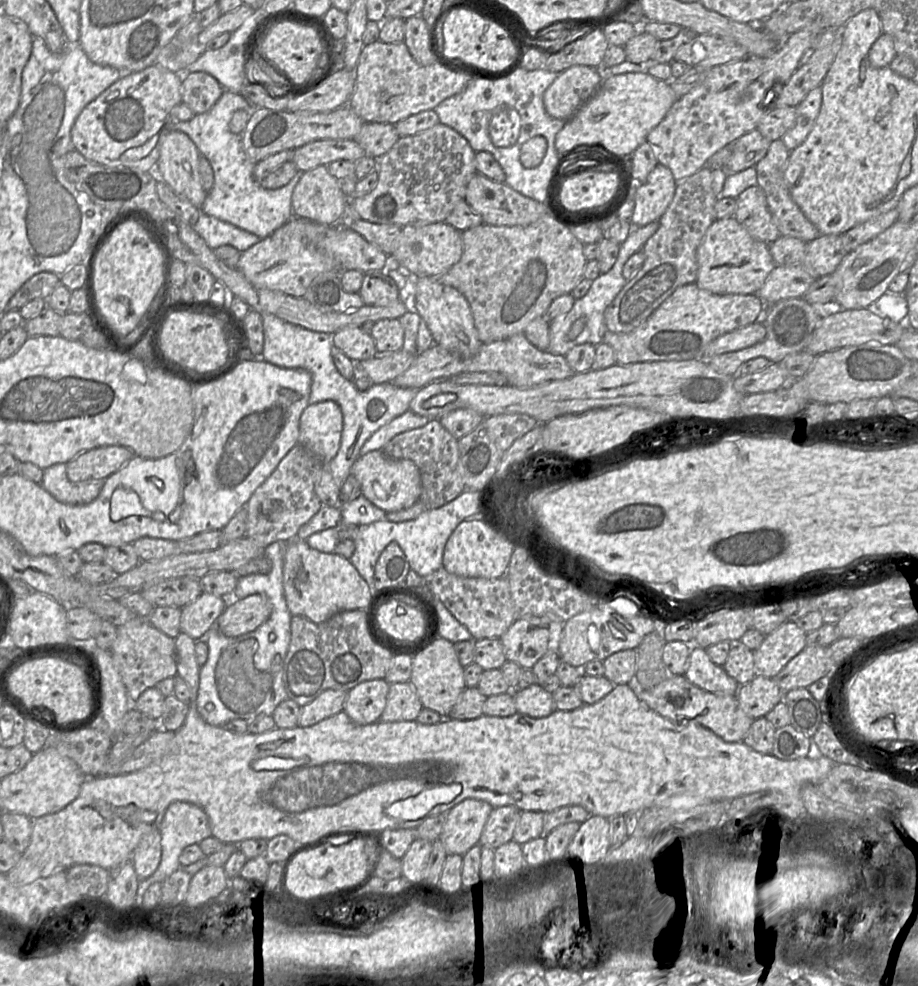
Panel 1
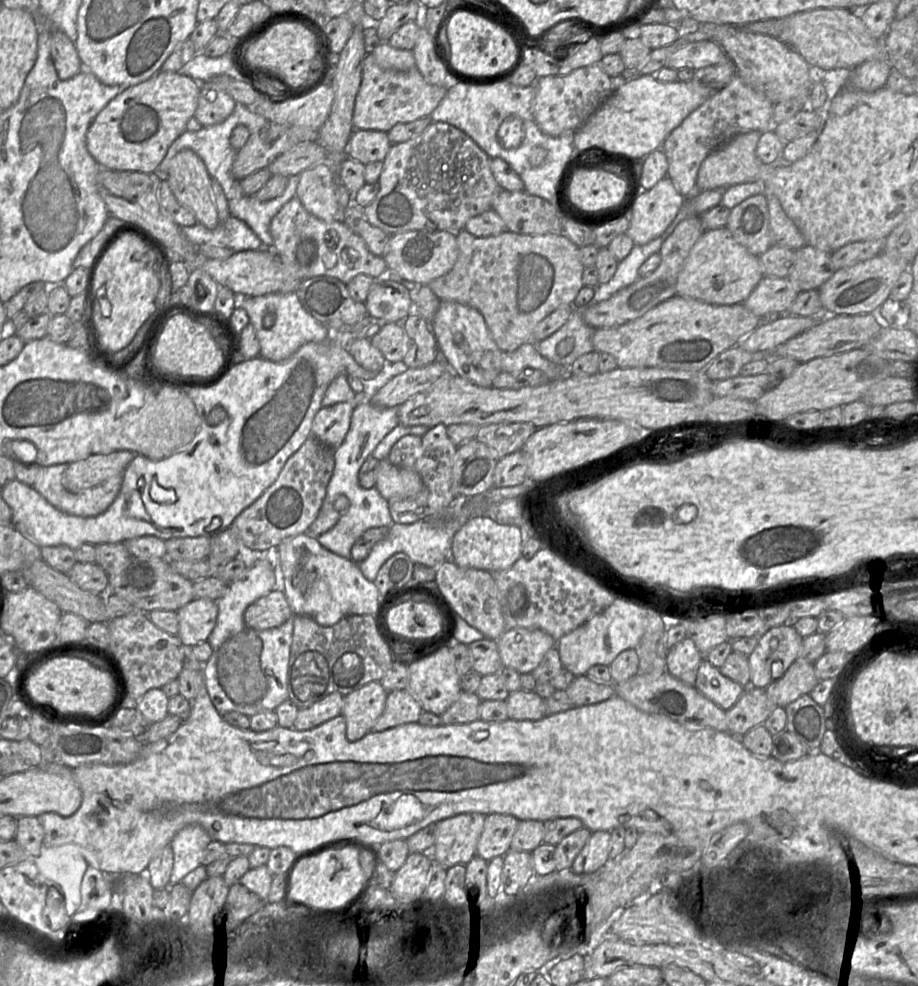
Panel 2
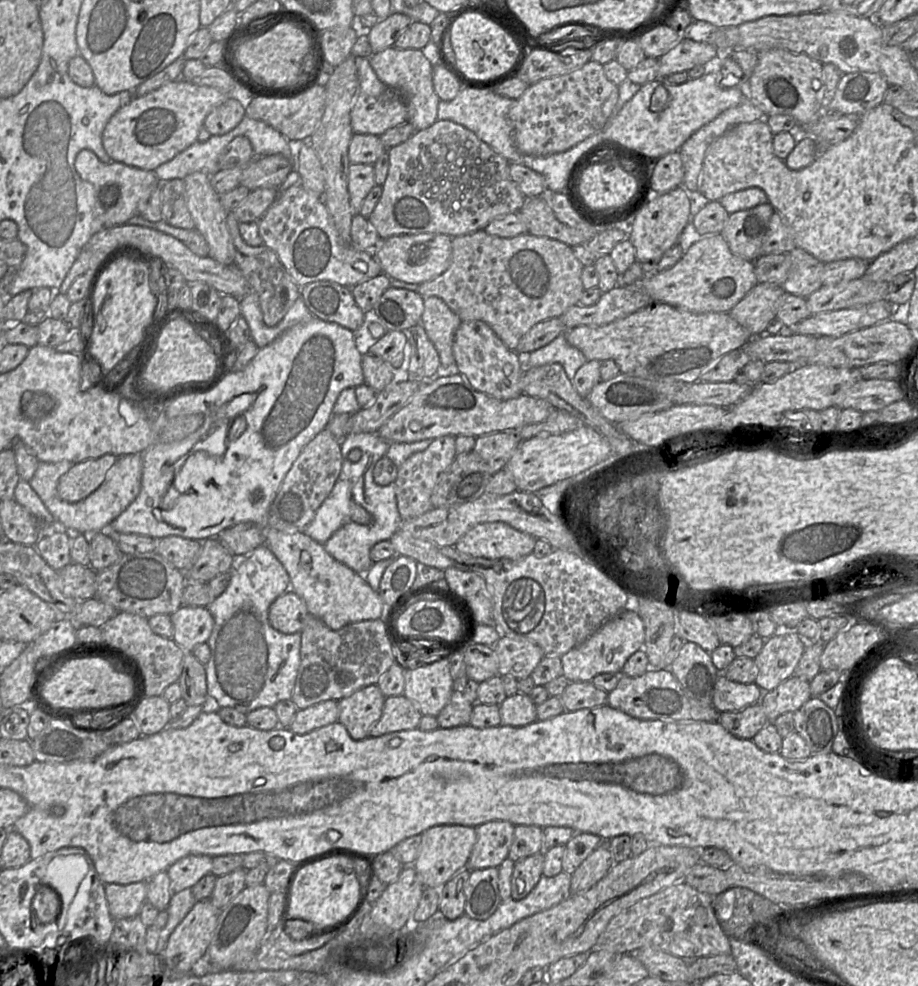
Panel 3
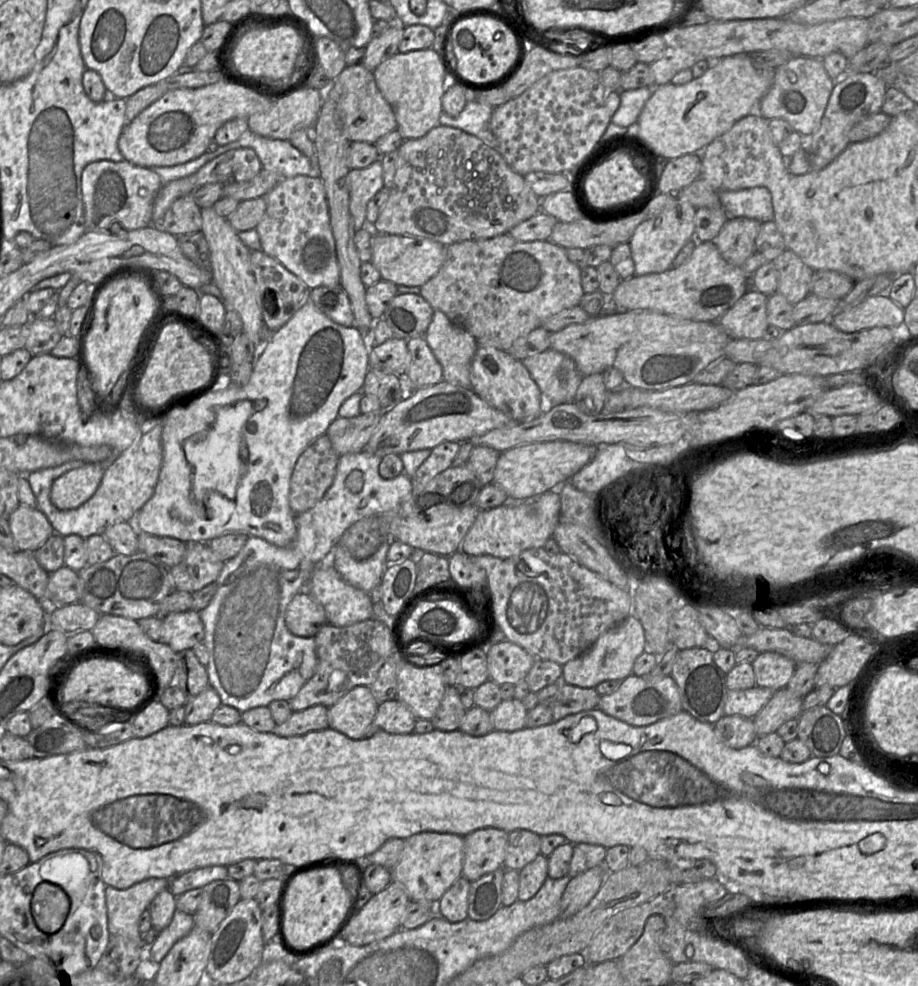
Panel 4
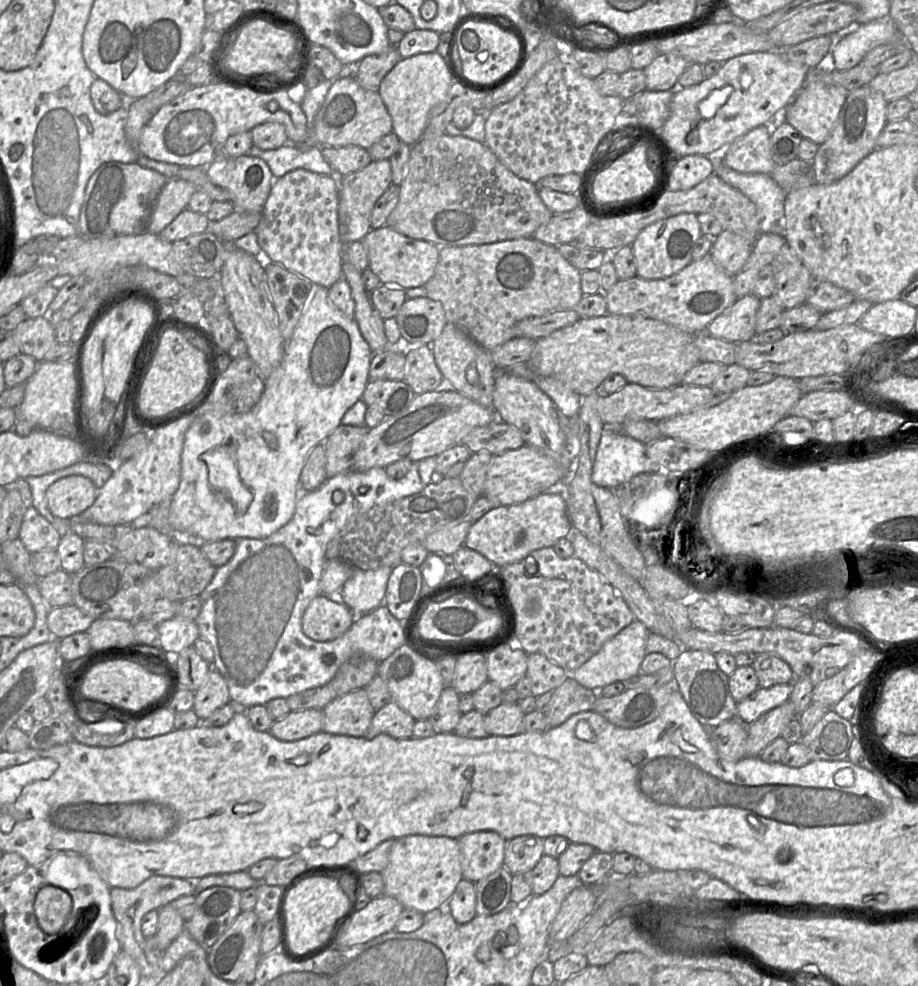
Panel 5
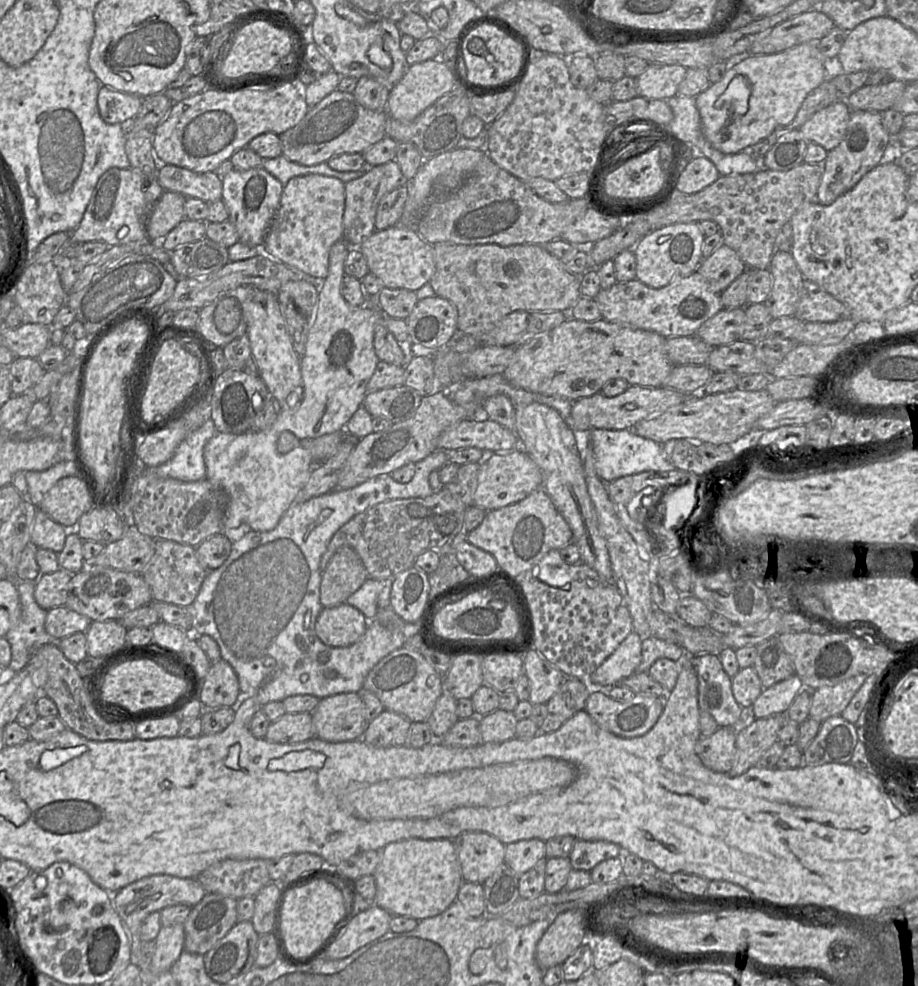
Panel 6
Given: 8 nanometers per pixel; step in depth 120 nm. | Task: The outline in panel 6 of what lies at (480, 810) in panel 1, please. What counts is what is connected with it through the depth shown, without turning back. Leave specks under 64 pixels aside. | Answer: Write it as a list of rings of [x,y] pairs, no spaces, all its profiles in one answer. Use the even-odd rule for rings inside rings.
[[[449,839],[397,841],[380,850],[380,862],[373,873],[377,894],[373,904],[393,916],[417,921],[443,913],[456,900],[463,884],[455,842]]]

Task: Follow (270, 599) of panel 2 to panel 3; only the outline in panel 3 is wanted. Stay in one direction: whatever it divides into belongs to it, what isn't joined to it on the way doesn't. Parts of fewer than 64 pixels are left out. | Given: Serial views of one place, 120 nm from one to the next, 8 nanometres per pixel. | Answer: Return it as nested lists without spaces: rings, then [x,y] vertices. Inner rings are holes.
[[[292,590],[280,595],[270,606],[268,619],[270,625],[284,634],[301,632],[308,616],[303,599]]]

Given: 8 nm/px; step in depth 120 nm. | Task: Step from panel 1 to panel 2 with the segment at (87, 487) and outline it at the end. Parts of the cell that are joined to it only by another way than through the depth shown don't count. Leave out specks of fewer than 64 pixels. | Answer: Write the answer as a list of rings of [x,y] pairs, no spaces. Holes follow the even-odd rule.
[[[56,464],[40,468],[33,488],[59,511],[79,516],[95,517],[105,512],[119,494],[123,474],[117,474],[102,484],[72,493],[62,484],[62,476],[68,464]]]

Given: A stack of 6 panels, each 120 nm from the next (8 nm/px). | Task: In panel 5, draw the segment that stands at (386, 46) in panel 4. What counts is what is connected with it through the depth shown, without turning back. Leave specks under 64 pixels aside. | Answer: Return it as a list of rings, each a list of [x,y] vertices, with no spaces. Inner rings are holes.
[[[396,47],[378,55],[369,55],[360,61],[360,69],[356,78],[361,87],[366,90],[377,91],[383,78],[401,59]]]

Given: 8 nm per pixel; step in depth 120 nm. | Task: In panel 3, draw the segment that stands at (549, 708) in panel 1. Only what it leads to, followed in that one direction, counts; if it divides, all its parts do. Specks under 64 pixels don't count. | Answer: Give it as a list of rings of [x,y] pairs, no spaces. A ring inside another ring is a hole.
[[[528,694],[507,696],[499,705],[501,725],[523,727],[537,721],[537,706]]]

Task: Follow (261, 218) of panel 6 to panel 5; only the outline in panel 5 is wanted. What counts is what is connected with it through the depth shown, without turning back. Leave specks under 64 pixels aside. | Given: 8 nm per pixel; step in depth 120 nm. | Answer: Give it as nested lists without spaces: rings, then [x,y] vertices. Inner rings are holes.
[[[222,154],[215,158],[205,168],[205,171],[215,185],[229,192],[231,195],[230,202],[234,206],[234,211],[262,213],[271,191],[274,177],[269,166],[261,158],[249,155],[229,157],[226,154]]]

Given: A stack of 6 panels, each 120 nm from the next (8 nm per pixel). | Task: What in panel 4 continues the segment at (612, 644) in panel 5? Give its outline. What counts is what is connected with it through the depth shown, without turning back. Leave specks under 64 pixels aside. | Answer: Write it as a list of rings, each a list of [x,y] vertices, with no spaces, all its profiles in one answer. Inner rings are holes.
[[[630,614],[619,624],[612,626],[576,658],[562,666],[563,683],[581,688],[595,688],[606,680],[622,681],[633,674],[635,660],[644,652],[645,633],[640,620]]]

